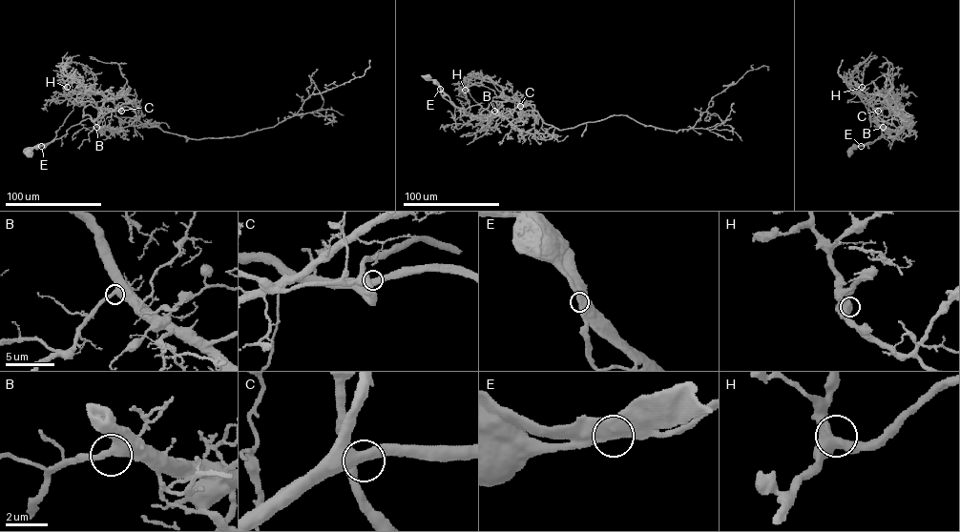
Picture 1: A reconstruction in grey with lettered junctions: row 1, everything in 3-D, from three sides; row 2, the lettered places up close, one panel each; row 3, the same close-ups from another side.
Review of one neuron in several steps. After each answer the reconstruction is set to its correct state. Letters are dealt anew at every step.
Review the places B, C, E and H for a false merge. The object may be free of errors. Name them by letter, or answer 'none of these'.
E

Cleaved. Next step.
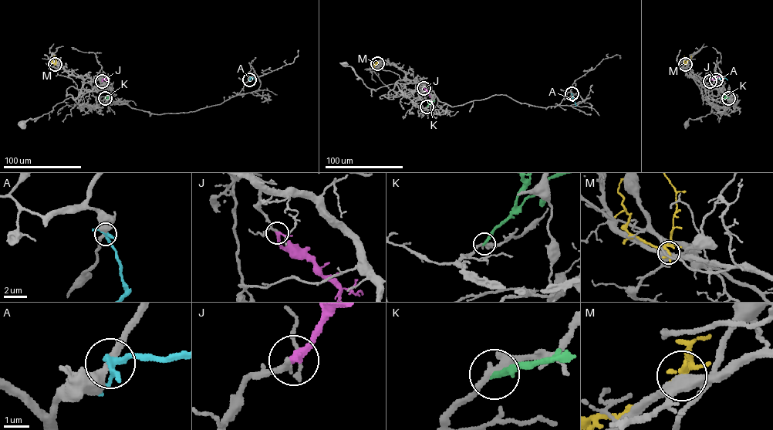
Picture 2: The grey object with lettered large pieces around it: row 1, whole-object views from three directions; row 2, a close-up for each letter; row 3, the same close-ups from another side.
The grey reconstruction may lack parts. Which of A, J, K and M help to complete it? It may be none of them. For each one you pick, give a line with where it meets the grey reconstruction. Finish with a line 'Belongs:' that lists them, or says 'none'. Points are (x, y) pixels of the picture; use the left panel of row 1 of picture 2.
J: (102, 81)
Belongs: J

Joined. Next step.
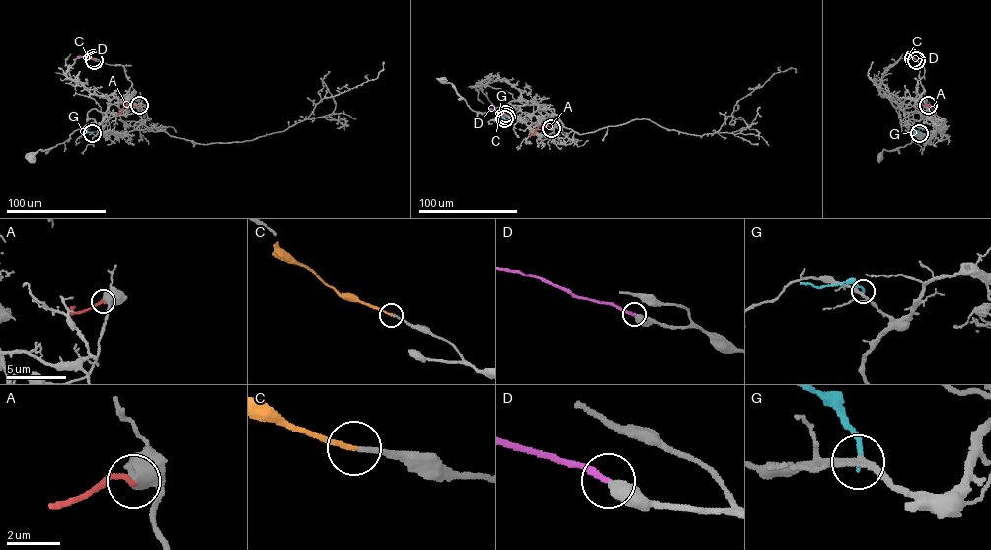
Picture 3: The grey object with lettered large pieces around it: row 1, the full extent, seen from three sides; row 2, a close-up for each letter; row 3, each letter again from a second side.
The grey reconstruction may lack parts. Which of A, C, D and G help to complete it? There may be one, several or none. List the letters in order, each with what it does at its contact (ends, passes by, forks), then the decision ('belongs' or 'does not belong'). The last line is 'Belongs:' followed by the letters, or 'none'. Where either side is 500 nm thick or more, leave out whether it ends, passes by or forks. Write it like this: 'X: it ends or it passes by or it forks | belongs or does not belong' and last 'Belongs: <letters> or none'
A: does not belong
C: it ends | belongs
D: it ends | belongs
G: it ends | does not belong
Belongs: C, D

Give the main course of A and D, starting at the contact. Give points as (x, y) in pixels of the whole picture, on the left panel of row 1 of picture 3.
A: (139, 105), (125, 104), (117, 115)
D: (94, 60), (76, 56)

